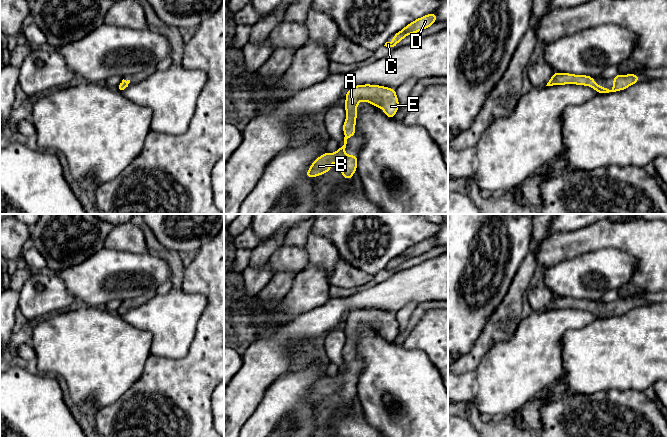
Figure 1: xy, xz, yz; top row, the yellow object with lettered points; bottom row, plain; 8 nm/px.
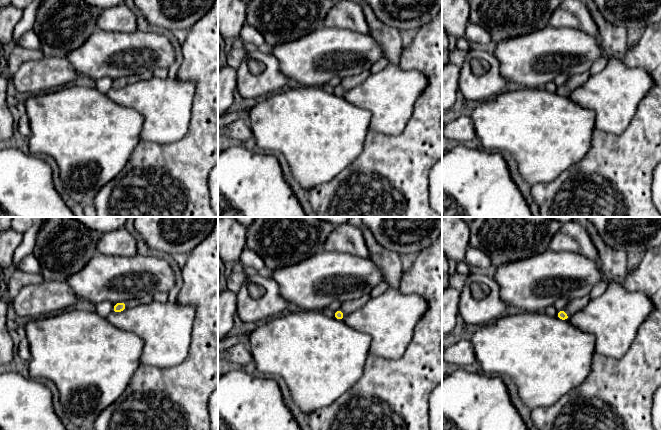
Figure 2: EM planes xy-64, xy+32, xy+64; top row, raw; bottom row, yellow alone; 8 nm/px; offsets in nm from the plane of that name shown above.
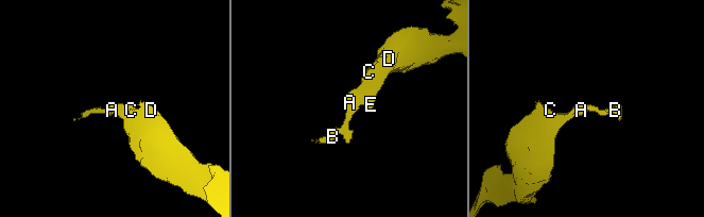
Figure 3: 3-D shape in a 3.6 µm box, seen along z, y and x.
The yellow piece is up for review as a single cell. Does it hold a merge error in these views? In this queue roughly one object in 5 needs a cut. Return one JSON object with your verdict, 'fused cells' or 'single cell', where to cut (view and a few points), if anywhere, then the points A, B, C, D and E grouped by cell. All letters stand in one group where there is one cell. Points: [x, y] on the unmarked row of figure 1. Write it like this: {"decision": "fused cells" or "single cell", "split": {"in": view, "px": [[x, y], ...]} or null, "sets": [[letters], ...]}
{"decision": "single cell", "split": null, "sets": [["A", "B", "C", "D", "E"]]}

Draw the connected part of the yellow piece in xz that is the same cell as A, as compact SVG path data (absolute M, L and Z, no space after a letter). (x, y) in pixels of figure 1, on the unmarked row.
M363 308L352 310L345 319L346 343L342 350L344 356L344 369L339 371L335 377L325 376L320 379L309 391L305 401L318 401L331 394L333 385L339 390L339 396L347 405L357 395L358 379L346 379L345 372L347 363L355 360L357 344L357 331L360 325L366 325L377 332L383 333L388 342L394 342L399 333L399 324L396 313L381 309Z

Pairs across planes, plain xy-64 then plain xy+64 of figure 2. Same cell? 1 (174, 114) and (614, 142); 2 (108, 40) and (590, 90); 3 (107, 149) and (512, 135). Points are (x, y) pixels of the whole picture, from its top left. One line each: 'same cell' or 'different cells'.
1: different cells
2: different cells
3: same cell

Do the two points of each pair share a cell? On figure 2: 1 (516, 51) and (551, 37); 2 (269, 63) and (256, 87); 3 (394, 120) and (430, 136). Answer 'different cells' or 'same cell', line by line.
1: same cell
2: same cell
3: different cells

